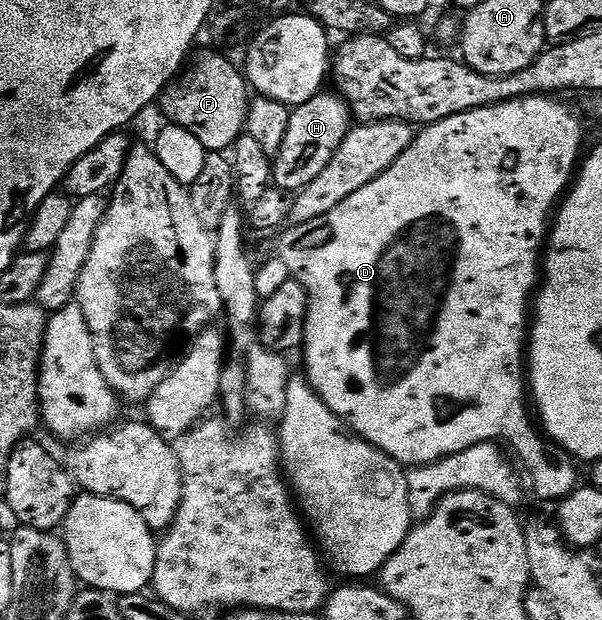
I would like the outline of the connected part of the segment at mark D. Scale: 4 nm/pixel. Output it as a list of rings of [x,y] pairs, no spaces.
[[[551,95],[523,96],[505,104],[454,114],[437,124],[421,127],[411,146],[401,154],[398,162],[394,162],[394,166],[390,166],[390,170],[374,178],[374,182],[362,186],[362,190],[350,194],[350,198],[334,206],[330,214],[308,224],[289,227],[289,232],[281,238],[278,248],[282,262],[290,266],[295,280],[308,292],[308,318],[302,345],[305,368],[303,371],[312,383],[312,389],[351,431],[391,456],[401,466],[433,464],[470,446],[503,441],[503,436],[512,444],[528,444],[533,439],[532,464],[536,467],[537,478],[544,480],[540,488],[544,491],[545,498],[553,502],[562,501],[576,491],[578,464],[575,459],[565,459],[559,451],[549,447],[545,437],[536,436],[535,430],[528,425],[530,404],[525,392],[526,329],[530,324],[530,301],[538,284],[536,263],[539,260],[541,263],[542,260],[550,217],[577,171],[578,161],[581,159],[580,143],[584,140],[584,128],[580,125],[579,118],[560,100],[563,99],[553,98]]]

